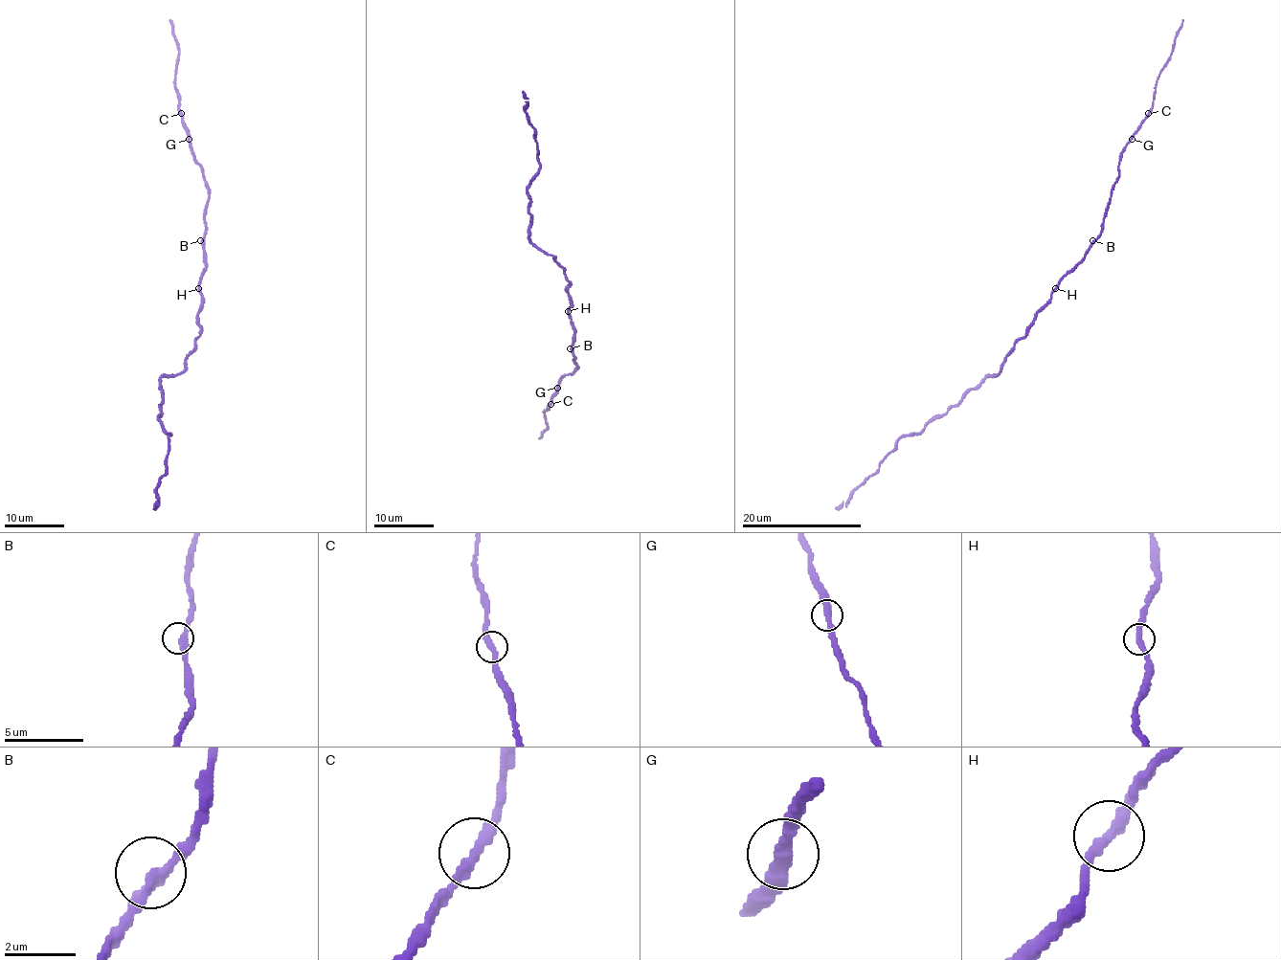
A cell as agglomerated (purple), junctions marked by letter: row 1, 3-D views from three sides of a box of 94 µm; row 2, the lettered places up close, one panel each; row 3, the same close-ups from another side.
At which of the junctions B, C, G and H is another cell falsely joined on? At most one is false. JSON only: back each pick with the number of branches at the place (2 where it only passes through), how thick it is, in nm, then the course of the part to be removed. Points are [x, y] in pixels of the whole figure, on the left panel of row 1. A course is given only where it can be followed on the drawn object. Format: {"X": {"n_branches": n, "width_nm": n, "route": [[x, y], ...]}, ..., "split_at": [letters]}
{"split_at": []}

